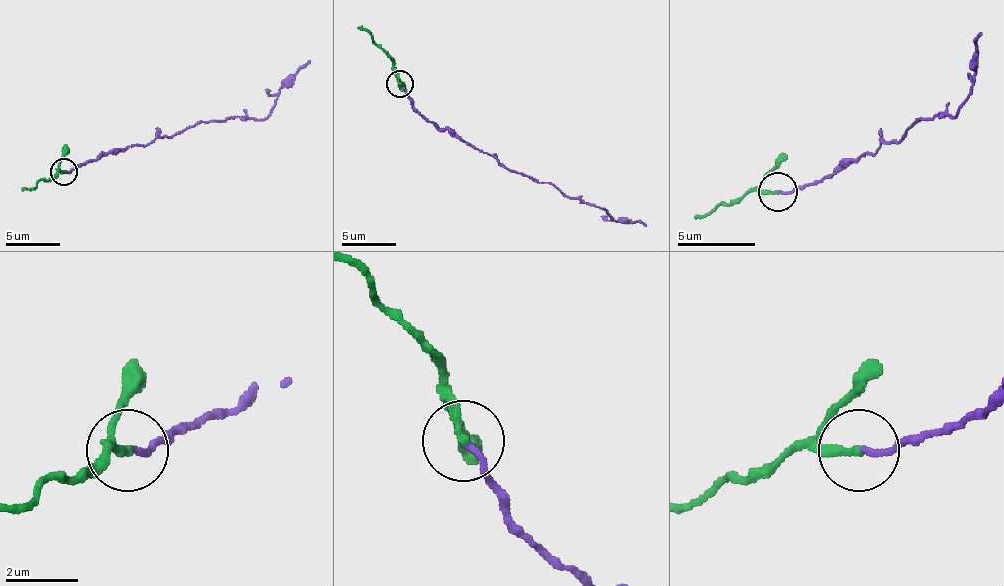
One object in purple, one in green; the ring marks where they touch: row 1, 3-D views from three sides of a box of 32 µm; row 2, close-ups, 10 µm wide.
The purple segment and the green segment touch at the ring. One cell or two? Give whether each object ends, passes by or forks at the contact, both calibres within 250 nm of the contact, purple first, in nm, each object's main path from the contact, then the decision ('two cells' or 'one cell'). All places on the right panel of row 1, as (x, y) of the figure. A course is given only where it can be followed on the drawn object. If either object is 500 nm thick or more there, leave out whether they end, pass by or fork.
purple ends | green ends | 170/240 nm | purple via (778, 191), (833, 175), (844, 163), (903, 136), (918, 121), (938, 113), (953, 117), (969, 93), (981, 31) | green via (778, 191), (747, 191), (696, 218) | one cell

